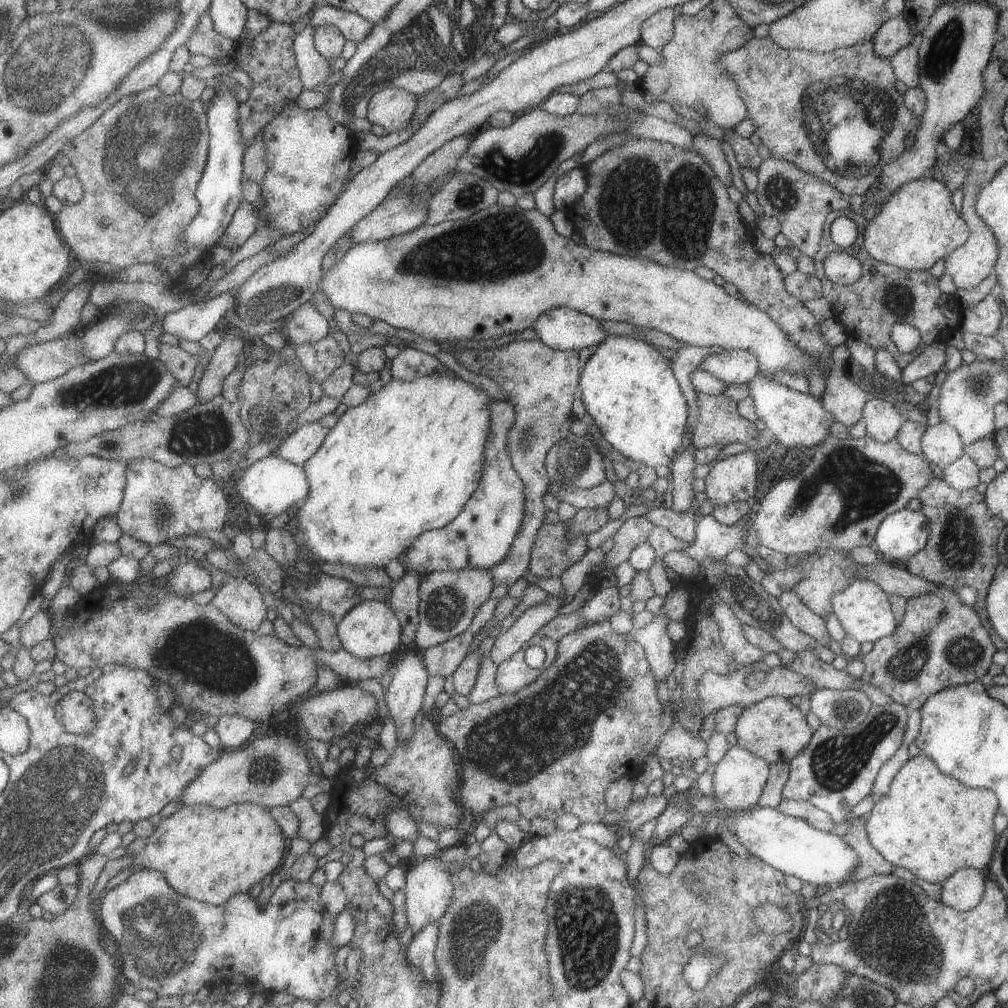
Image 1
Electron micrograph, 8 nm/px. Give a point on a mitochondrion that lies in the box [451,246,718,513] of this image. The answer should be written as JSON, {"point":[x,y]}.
{"point":[525,440]}

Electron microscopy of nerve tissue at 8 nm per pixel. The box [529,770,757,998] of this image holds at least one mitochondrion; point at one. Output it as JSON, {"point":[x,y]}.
{"point":[586,935]}

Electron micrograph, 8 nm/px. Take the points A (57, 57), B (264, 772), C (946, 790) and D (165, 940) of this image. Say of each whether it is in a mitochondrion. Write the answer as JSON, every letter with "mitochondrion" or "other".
{"A":"mitochondrion","B":"mitochondrion","C":"other","D":"mitochondrion"}

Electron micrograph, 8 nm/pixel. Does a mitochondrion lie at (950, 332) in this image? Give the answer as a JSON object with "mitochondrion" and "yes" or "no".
{"mitochondrion":"no"}

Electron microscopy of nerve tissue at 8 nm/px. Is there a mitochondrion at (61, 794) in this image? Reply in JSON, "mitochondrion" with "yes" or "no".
{"mitochondrion":"yes"}

